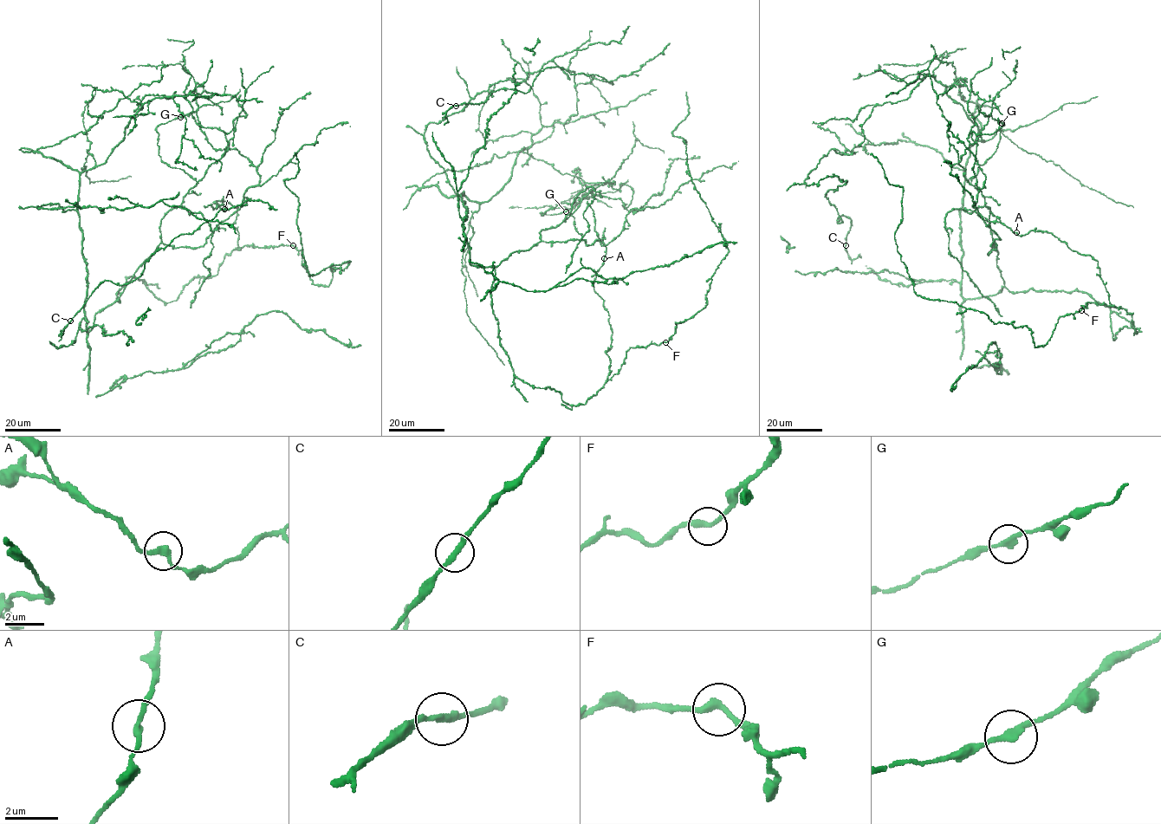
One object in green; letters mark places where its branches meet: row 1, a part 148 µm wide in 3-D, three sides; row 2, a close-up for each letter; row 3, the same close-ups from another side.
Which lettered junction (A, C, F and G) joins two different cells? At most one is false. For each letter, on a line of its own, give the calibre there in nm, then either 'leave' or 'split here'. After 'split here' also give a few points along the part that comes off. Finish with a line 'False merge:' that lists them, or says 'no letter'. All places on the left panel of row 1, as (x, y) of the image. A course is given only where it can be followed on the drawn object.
A: 240 nm | leave
C: 240 nm | leave
F: 240 nm | leave
G: 240 nm | leave
False merge: no letter

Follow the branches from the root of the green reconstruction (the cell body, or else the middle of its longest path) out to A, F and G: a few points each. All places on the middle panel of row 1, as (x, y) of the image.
A: (512, 367), (515, 377), (552, 388), (569, 405), (585, 404), (601, 388), (612, 329), (593, 281), (604, 258)
F: (512, 367), (515, 377), (535, 387), (548, 386), (564, 402), (578, 405), (618, 372), (631, 347), (665, 342)
G: (512, 367), (492, 309), (495, 269), (538, 243), (541, 230), (559, 226), (581, 200), (541, 216), (566, 211)

